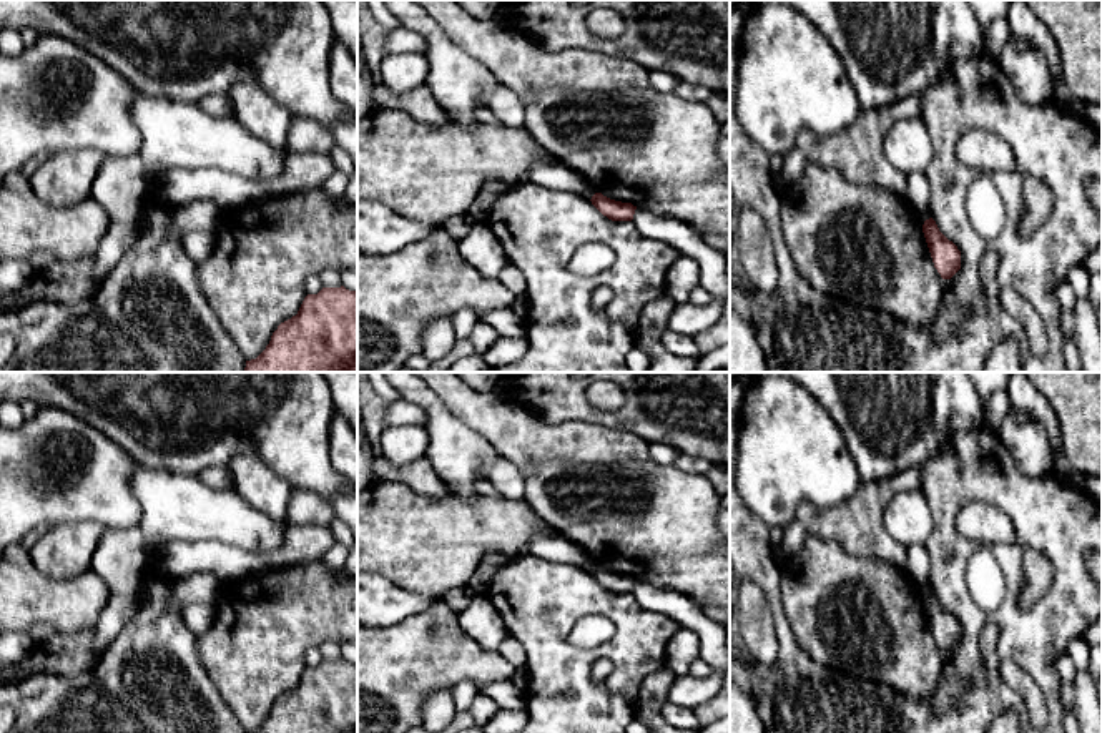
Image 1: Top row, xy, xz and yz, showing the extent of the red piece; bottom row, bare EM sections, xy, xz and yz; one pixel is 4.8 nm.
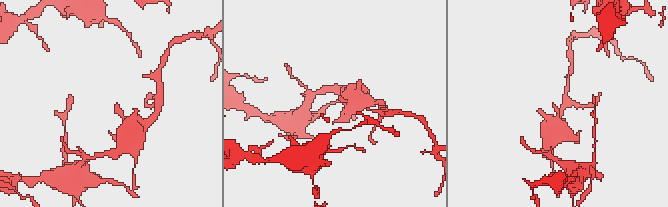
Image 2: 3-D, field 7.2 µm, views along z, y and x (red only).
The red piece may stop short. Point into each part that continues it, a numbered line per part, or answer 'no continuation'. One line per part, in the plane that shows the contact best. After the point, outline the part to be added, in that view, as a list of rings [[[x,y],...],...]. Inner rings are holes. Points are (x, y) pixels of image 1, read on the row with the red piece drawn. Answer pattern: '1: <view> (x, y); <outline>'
no continuation

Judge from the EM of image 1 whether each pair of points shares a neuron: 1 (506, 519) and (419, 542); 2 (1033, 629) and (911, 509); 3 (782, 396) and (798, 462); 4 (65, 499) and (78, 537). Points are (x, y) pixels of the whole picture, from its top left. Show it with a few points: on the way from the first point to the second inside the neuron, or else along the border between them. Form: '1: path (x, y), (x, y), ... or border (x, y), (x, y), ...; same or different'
1: path (484, 524), (452, 534), (441, 542); same
2: border (921, 491), (931, 514), (931, 532), (924, 542); different
3: path (782, 413), (782, 429), (788, 446); same
4: border (105, 527), (75, 521), (44, 531); different

